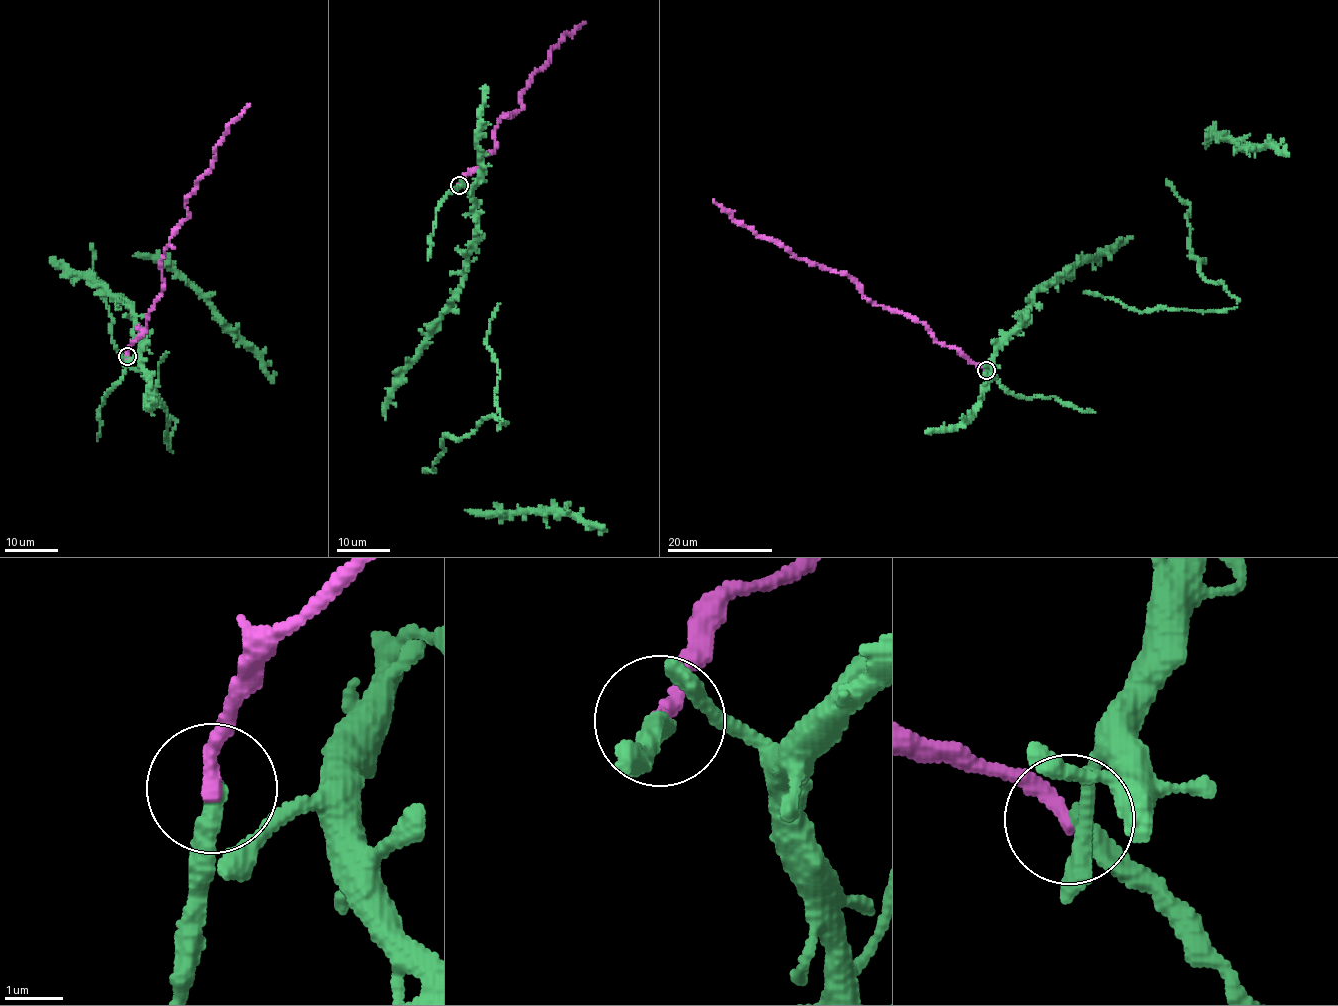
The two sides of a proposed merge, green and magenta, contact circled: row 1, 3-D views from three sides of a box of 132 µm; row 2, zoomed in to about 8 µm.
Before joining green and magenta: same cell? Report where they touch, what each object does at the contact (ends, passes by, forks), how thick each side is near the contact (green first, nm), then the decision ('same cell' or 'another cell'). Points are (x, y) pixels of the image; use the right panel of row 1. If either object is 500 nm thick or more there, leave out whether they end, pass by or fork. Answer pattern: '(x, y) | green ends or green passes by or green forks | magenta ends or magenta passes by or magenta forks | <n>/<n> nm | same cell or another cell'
(986, 370) | green passes by | magenta ends | 280/280 nm | same cell

